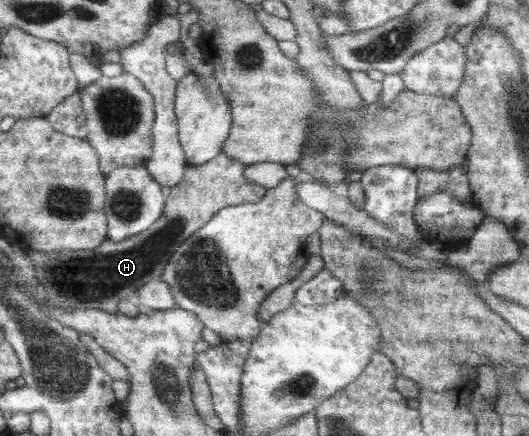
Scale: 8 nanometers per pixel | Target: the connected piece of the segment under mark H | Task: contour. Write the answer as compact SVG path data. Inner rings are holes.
M224 151L202 165L187 164L180 183L170 188L162 215L146 231L124 241L114 243L106 238L98 247L88 251L27 252L27 257L33 263L38 282L45 289L49 303L61 309L97 309L106 312L118 312L118 302L122 299L138 303L138 288L147 281L160 278L164 266L176 251L177 246L186 241L195 231L204 227L217 211L234 204L258 203L262 199L267 189L248 182L244 176L245 167L244 163L232 159Z

